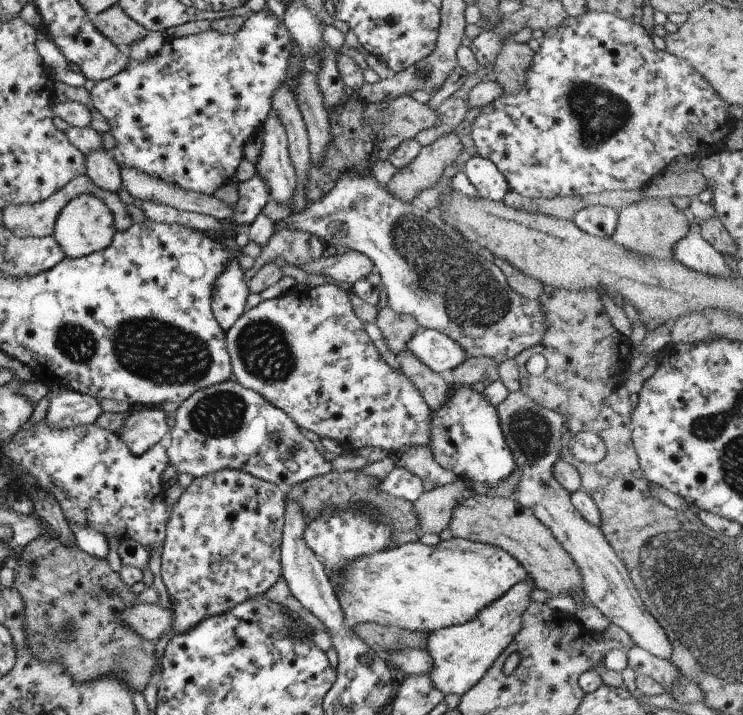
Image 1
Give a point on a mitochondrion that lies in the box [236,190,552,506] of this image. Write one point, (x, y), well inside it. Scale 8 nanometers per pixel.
(445, 280)

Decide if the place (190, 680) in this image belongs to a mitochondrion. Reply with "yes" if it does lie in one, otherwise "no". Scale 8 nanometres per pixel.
no

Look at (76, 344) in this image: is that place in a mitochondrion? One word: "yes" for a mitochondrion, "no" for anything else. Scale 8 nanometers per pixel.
yes

